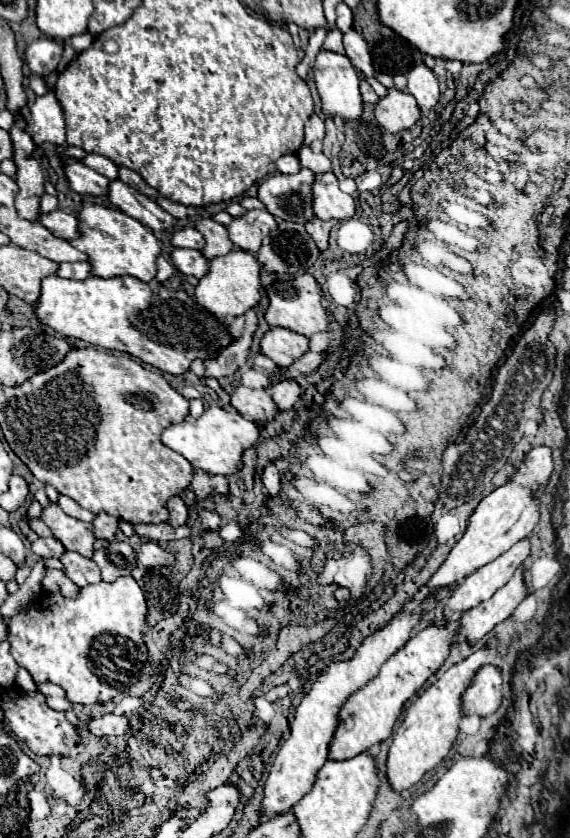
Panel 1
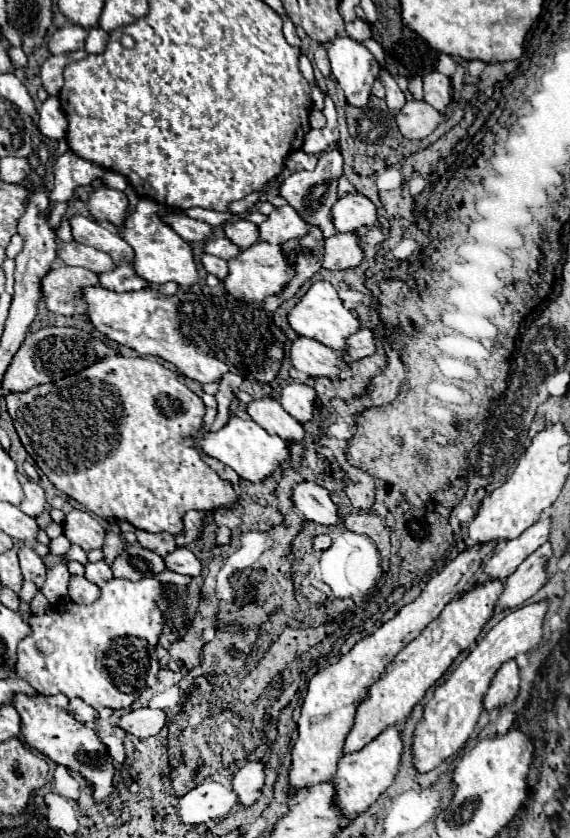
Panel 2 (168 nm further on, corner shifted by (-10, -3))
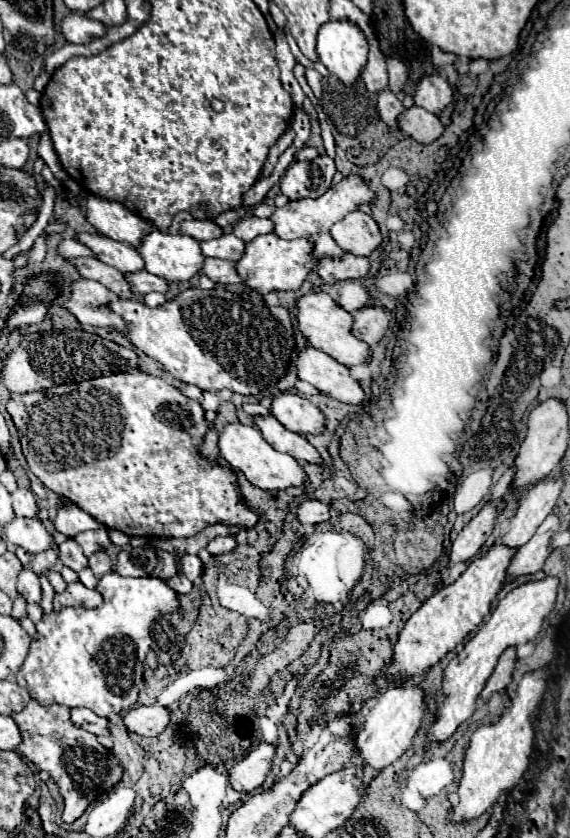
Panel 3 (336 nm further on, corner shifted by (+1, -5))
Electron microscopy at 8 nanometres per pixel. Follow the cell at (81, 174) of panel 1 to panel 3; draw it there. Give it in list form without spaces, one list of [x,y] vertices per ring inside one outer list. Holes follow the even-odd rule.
[[[89,195],[85,215],[87,221],[97,229],[97,233],[113,241],[129,243],[131,247],[139,247],[139,241],[153,231],[151,223],[143,221],[139,215],[131,213],[123,205],[95,195]]]

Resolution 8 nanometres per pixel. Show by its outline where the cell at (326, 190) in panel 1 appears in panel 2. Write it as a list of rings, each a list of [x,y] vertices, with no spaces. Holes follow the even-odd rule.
[[[360,193],[342,195],[332,207],[332,223],[338,231],[356,231],[358,227],[378,225],[376,207]]]

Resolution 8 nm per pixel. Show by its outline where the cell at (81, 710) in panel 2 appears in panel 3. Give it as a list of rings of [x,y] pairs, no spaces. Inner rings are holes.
[[[71,709],[71,721],[93,735],[109,735],[109,721],[89,709]]]

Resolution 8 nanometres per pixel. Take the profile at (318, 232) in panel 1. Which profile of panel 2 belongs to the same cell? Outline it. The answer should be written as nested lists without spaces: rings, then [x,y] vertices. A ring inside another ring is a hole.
[[[336,233],[328,237],[324,253],[324,267],[330,271],[358,267],[362,261],[362,249],[358,247],[354,233]]]

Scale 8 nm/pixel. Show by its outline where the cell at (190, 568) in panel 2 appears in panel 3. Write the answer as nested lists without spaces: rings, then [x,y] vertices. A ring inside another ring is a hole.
[[[185,555],[181,557],[181,567],[187,579],[195,581],[201,573],[203,573],[203,561],[199,559],[199,555]]]

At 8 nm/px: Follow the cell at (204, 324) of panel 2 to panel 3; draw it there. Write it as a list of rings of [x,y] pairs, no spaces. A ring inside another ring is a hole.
[[[215,287],[211,291],[187,289],[173,301],[165,301],[159,307],[147,307],[139,301],[115,299],[115,313],[131,323],[123,333],[137,349],[157,359],[175,379],[197,385],[203,391],[229,389],[241,395],[257,395],[269,385],[275,385],[291,363],[295,349],[295,333],[291,315],[285,307],[267,307],[263,297],[253,291],[233,291],[229,287]]]

